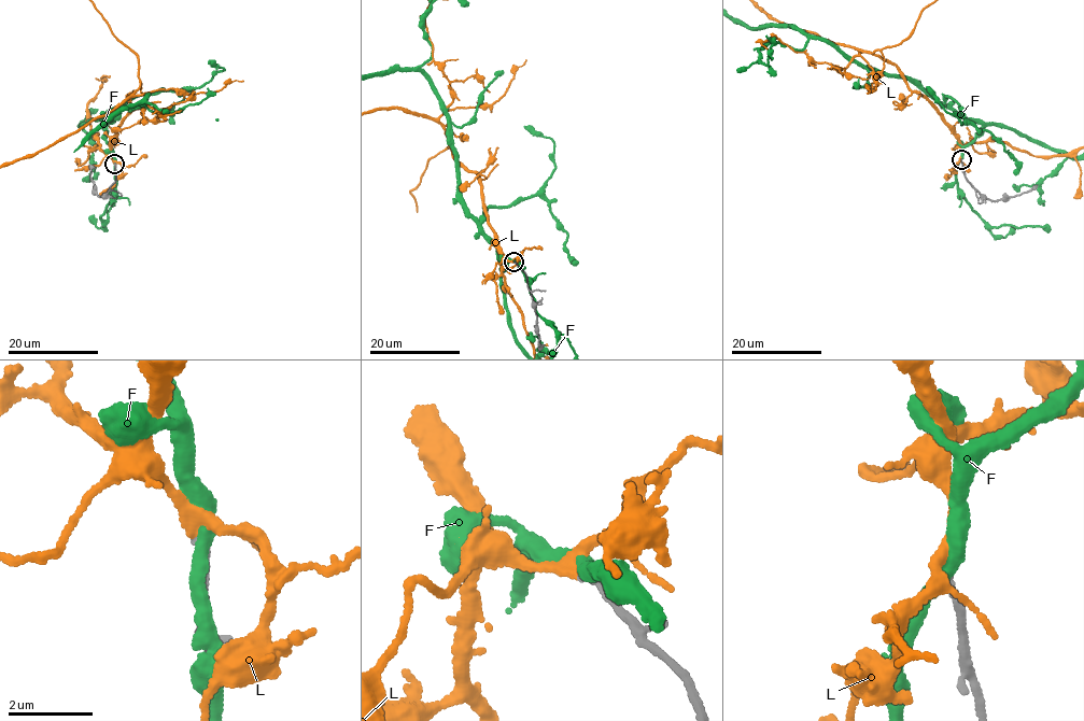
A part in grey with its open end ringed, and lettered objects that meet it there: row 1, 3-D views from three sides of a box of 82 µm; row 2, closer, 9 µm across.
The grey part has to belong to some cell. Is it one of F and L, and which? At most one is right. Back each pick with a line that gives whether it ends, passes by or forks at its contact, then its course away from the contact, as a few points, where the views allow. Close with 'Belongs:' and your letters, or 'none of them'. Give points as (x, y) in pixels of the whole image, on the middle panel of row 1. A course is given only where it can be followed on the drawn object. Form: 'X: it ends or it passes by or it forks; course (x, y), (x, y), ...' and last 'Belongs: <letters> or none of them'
L: it passes by
Belongs: L

